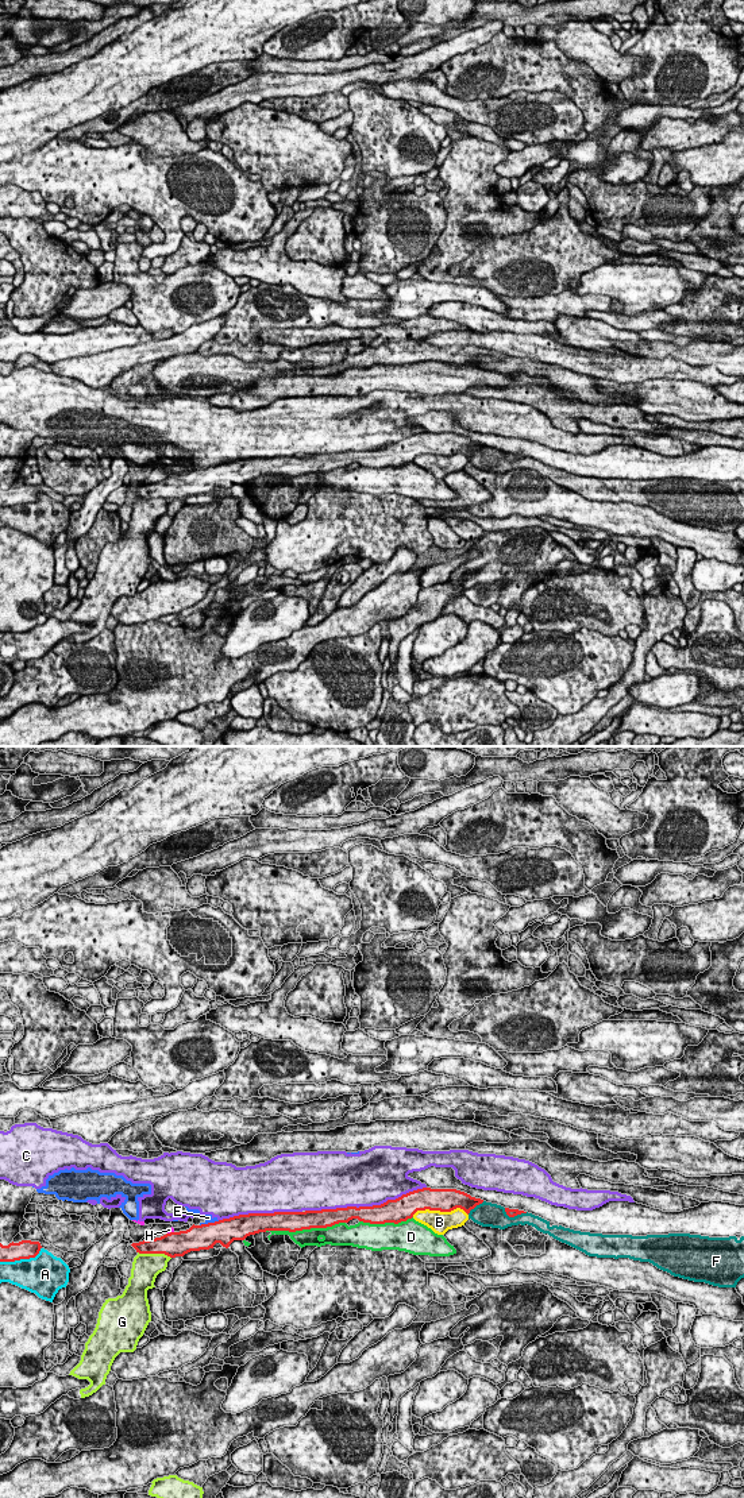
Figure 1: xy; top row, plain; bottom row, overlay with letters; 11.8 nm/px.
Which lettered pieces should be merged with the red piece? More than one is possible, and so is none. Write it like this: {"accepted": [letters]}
{"accepted": []}

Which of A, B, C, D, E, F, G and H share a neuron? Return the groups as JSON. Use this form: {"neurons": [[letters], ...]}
{"neurons": [["A"], ["B"], ["C", "E"], ["D", "H"], ["F"], ["G"]]}

